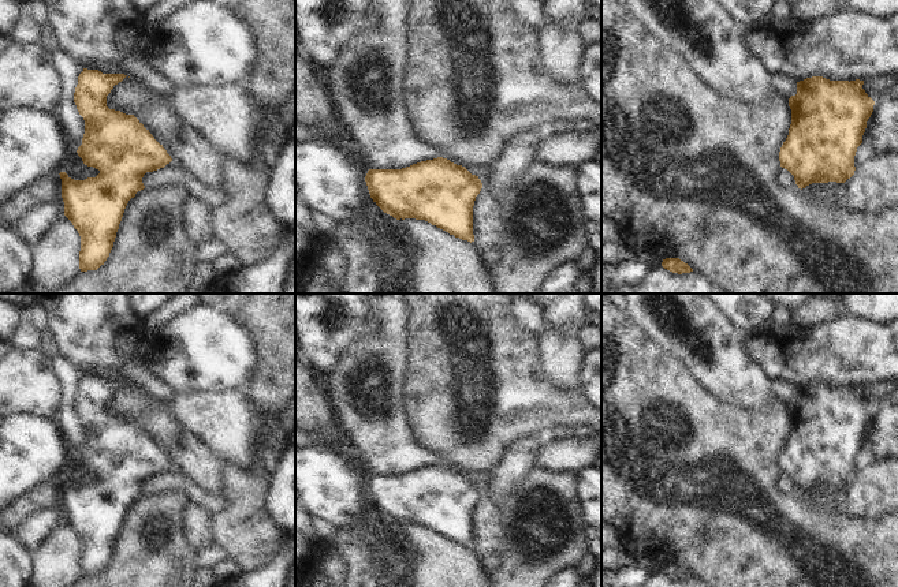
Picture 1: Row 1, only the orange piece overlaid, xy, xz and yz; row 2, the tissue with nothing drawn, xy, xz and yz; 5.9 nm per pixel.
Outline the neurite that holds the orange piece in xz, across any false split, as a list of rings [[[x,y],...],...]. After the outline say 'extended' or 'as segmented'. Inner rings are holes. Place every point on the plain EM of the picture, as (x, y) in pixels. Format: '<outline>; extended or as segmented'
[[[437,463],[402,475],[369,475],[365,487],[373,508],[396,526],[425,526],[474,547],[473,512],[482,494],[465,472]]]; as segmented

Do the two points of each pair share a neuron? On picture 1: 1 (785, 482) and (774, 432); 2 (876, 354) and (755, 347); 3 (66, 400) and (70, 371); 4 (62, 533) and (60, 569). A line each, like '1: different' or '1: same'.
1: different
2: same
3: same
4: same

